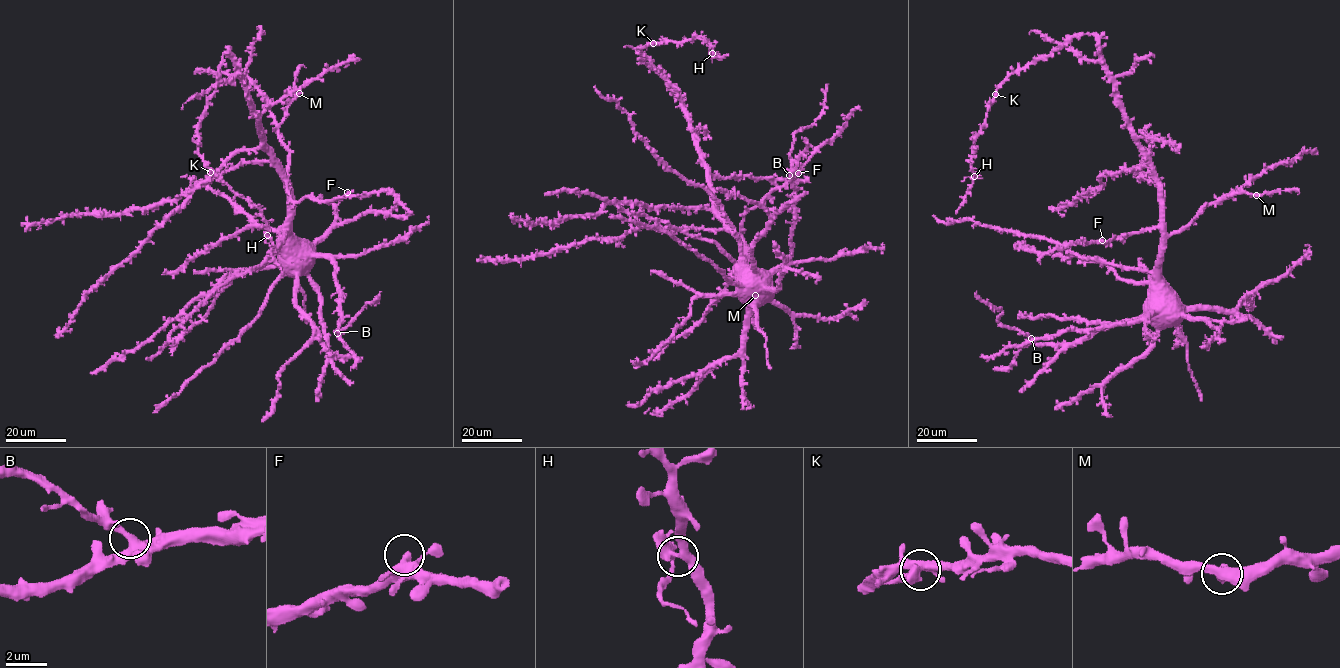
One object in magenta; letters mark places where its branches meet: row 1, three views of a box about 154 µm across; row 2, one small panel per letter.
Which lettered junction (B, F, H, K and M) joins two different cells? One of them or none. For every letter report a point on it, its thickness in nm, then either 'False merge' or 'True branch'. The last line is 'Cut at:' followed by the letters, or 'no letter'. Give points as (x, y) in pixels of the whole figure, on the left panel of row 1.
B: Place: (337, 333). Thickness 400 nm. True branch
F: Place: (347, 192). Thickness 360 nm. True branch
H: Place: (267, 235). Thickness 360 nm. False merge
K: Place: (210, 172). Thickness 360 nm. True branch
M: Place: (299, 93). Thickness 340 nm. True branch
Cut at: H

